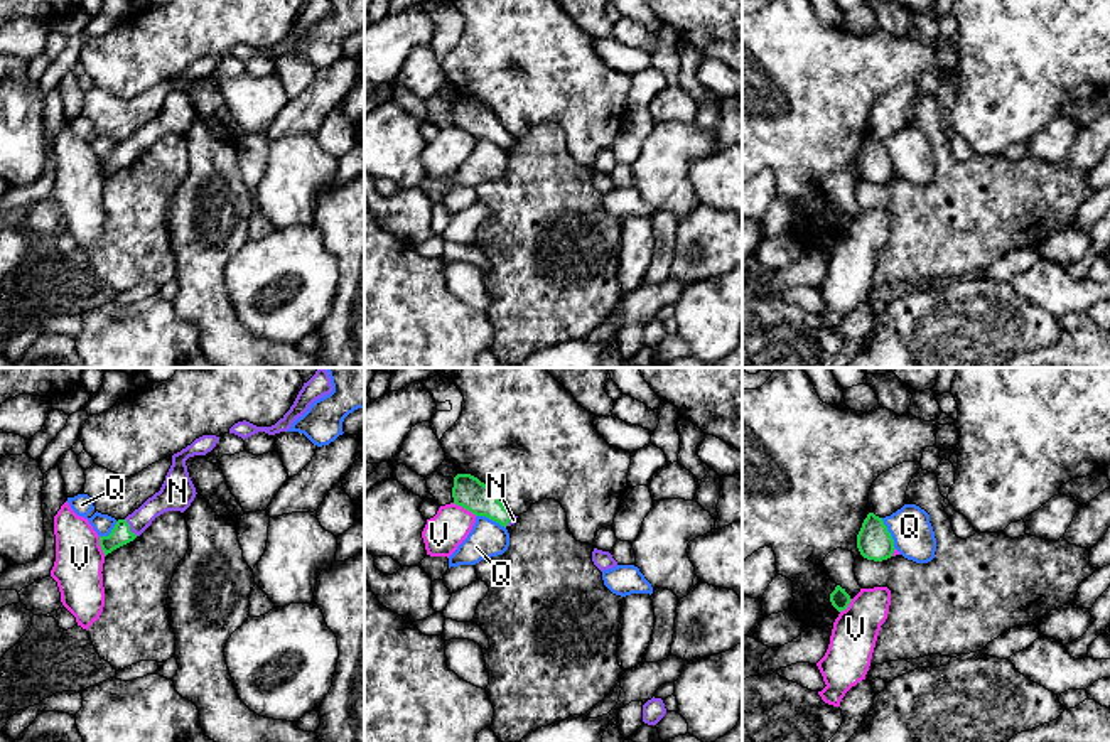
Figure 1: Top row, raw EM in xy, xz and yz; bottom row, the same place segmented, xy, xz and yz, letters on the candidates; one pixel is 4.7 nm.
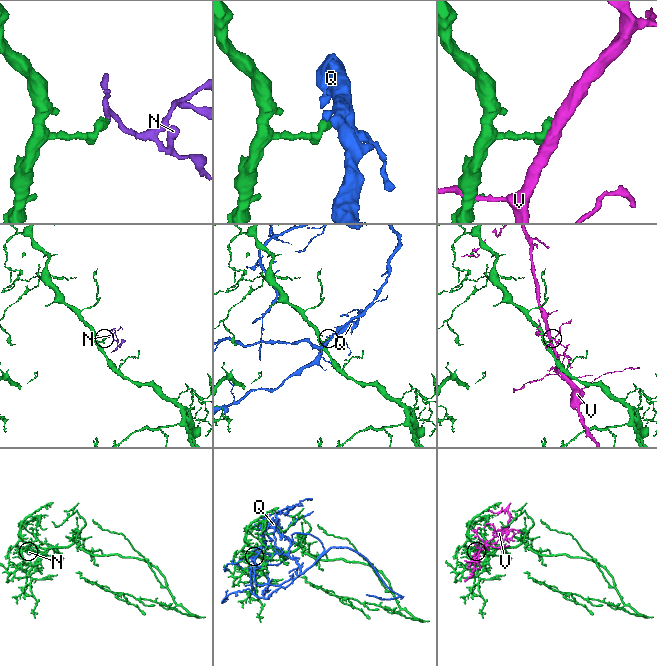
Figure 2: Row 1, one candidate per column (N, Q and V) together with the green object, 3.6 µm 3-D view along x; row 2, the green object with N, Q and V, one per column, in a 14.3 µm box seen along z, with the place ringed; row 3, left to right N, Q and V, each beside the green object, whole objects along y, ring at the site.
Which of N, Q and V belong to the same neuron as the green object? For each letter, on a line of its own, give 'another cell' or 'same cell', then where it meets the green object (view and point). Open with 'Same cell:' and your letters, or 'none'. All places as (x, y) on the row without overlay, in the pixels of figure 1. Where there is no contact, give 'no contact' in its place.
Same cell: N
N: same cell; meets green in xy at (129, 150)
Q: another cell; meets green in yz at (889, 155)
V: another cell; meets green in xz at (464, 130)

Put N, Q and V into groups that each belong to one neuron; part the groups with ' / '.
N / Q / V

